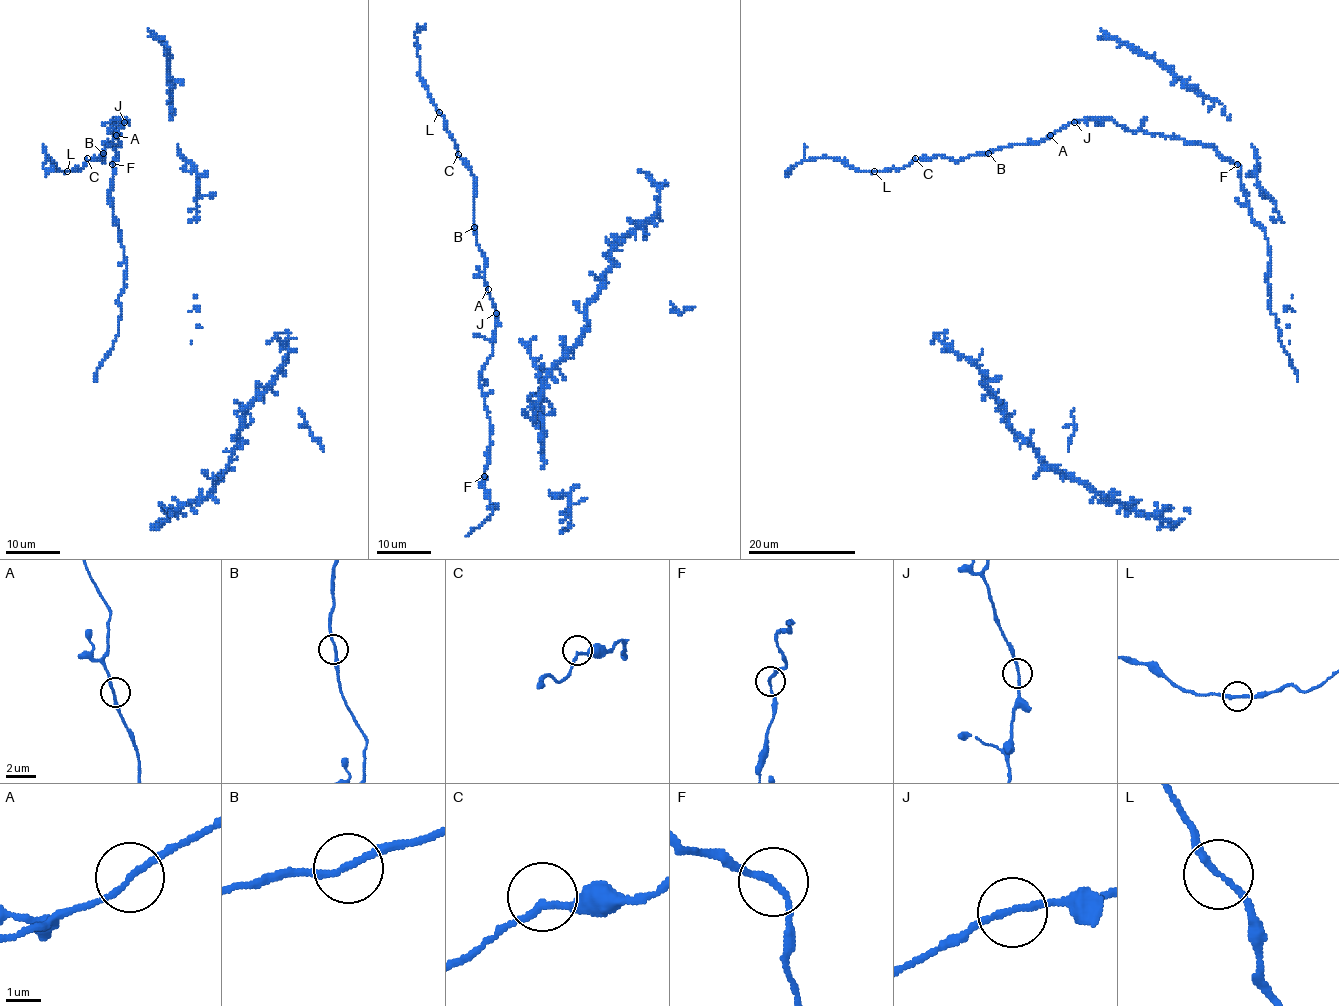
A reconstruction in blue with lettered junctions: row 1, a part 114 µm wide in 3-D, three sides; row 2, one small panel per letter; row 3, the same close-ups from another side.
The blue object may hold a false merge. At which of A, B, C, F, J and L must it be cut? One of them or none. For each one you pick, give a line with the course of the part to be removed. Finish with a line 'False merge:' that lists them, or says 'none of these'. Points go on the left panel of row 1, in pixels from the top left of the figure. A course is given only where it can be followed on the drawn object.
False merge: none of these

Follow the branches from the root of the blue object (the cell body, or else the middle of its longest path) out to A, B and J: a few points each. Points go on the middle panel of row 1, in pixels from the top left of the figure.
A: (495, 508), (480, 485), (492, 430), (480, 384), (496, 324), (488, 289)
B: (495, 508), (497, 504), (491, 506), (480, 485), (492, 430), (480, 372), (493, 351), (496, 310), (474, 227)
J: (495, 508), (497, 504), (491, 506), (480, 485), (492, 430), (480, 372), (493, 351), (496, 313)

